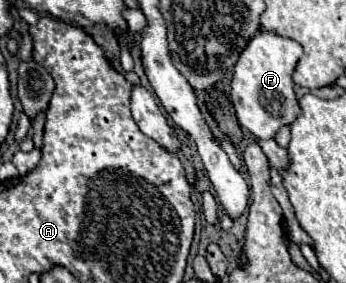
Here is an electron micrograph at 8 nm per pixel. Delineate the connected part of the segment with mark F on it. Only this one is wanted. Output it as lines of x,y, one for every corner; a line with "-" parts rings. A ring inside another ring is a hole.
263,29
257,31
249,39
247,47
241,51
233,67
231,101
239,125
249,129
257,139
275,137
281,125
291,125
301,113
295,101
293,79
291,79
291,73
301,55
303,55
303,47
295,39
279,35
275,31
263,31

